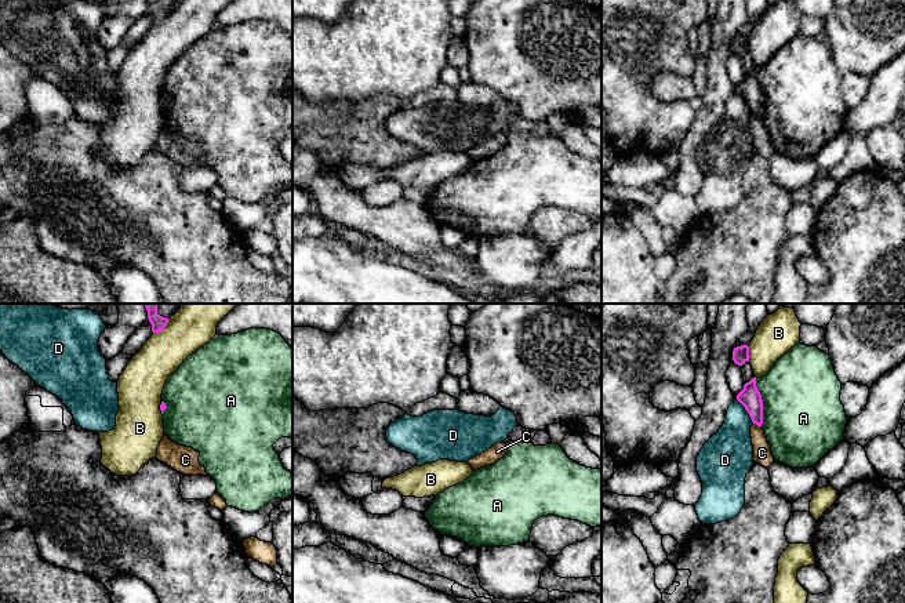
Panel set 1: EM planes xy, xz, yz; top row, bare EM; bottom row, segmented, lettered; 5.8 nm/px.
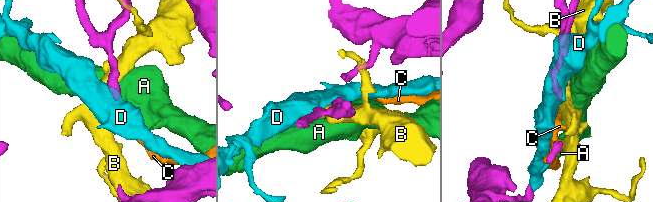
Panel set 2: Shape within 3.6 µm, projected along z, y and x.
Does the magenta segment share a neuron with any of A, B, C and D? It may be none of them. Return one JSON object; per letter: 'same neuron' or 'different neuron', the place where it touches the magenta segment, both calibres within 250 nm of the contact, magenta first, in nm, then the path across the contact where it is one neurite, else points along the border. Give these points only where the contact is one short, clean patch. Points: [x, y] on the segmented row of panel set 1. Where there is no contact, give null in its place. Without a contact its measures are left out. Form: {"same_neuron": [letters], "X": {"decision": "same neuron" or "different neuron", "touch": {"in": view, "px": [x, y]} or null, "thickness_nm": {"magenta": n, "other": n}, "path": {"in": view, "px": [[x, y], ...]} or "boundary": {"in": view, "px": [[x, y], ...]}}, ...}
{"same_neuron": [], "A": {"decision": "different neuron", "touch": {"in": "yz", "px": [762, 402]}, "thickness_nm": {"magenta": 120, "other": 460}}, "B": {"decision": "different neuron", "touch": {"in": "xy", "px": [163, 329]}, "thickness_nm": {"magenta": 90, "other": 260}}, "C": {"decision": "different neuron", "touch": {"in": "yz", "px": [758, 425]}, "thickness_nm": {"magenta": 120, "other": 110}, "boundary": {"in": "yz", "px": [[753, 422], [760, 427]]}}, "D": {"decision": "different neuron", "touch": {"in": "yz", "px": [747, 410]}, "thickness_nm": {"magenta": 120, "other": 260}}}

